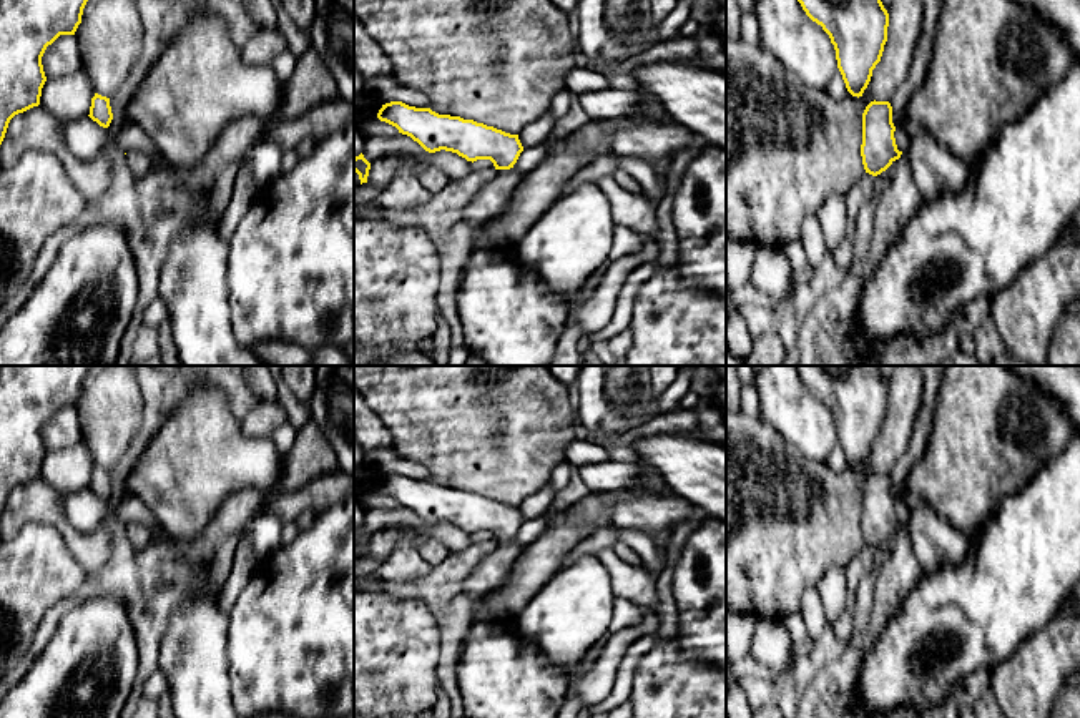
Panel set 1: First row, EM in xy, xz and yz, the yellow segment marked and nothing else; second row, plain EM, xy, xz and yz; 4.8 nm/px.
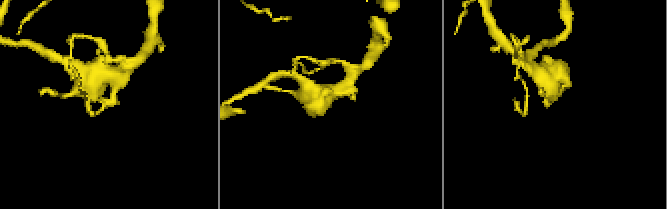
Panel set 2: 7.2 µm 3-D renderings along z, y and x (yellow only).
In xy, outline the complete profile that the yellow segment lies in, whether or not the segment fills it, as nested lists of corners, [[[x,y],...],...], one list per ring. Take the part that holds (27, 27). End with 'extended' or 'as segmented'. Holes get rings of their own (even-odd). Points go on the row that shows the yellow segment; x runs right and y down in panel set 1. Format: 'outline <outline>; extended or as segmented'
outline [[[0,0],[0,145],[10,120],[40,105],[42,88],[47,81],[42,57],[60,35],[75,35],[81,23],[88,0]]]; as segmented

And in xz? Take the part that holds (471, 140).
outline [[[402,101],[382,105],[377,118],[410,136],[429,153],[445,150],[472,163],[477,160],[493,163],[495,178],[484,184],[460,211],[462,221],[472,229],[479,229],[505,211],[523,176],[513,168],[523,151],[518,135]]]; extended

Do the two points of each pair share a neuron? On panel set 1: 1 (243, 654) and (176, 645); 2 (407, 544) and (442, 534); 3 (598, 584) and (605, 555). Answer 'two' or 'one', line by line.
1: two
2: two
3: two

